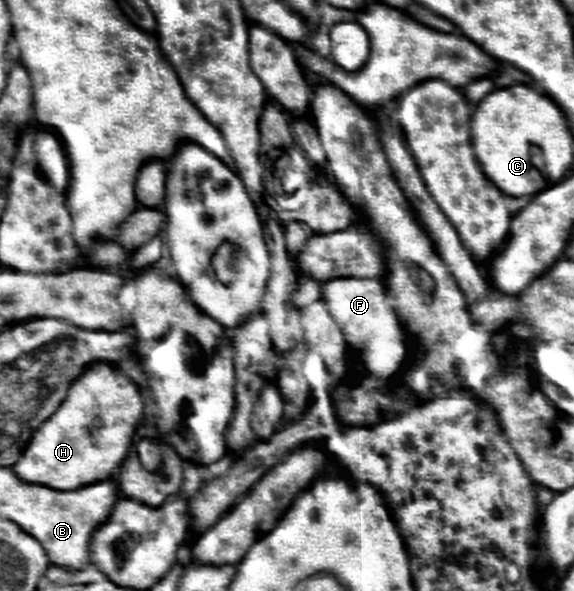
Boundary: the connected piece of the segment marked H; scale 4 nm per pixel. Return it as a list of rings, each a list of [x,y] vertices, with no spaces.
[[[108,365],[89,369],[72,386],[58,413],[54,413],[54,417],[50,417],[50,421],[46,421],[46,425],[42,425],[42,429],[32,436],[32,442],[16,463],[16,475],[24,483],[55,491],[81,491],[84,487],[111,480],[123,468],[125,459],[133,450],[137,438],[136,426],[143,415],[144,399],[126,376],[119,375],[116,369]]]

